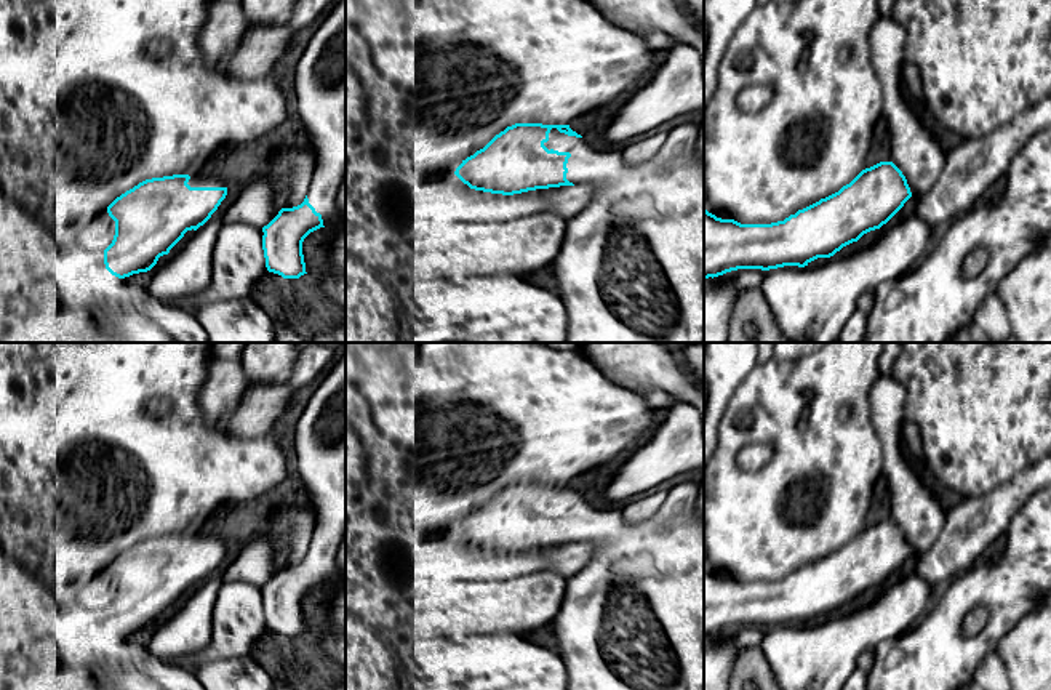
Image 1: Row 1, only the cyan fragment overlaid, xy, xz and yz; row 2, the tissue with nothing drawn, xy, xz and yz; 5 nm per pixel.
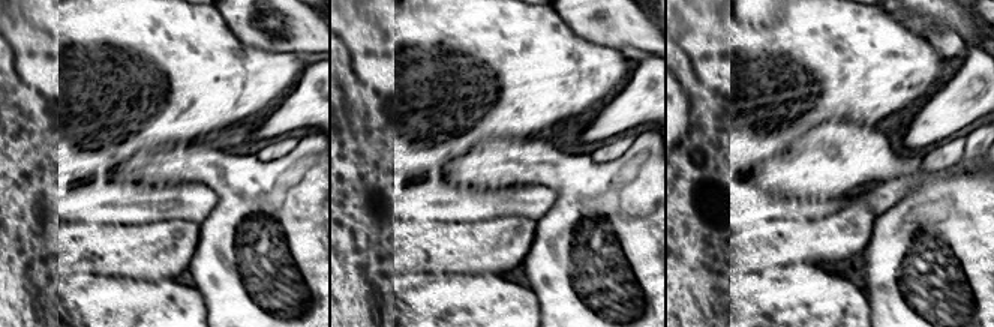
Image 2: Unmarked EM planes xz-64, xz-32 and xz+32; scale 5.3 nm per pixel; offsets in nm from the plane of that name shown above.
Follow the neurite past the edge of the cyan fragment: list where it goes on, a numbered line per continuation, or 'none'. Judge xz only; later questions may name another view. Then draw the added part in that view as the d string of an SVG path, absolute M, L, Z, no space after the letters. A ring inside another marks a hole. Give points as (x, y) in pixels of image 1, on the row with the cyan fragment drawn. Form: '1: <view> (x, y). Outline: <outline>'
1: xz (631, 269). Outline: M677 122L665 130L665 144L659 154L641 165L627 165L621 152L597 152L584 138L568 136L552 128L544 146L550 150L569 152L566 179L574 186L590 184L593 197L574 218L566 221L566 234L553 261L557 296L568 317L566 343L704 343L704 160L696 154L699 125Z

